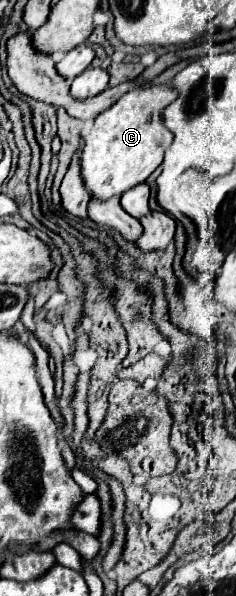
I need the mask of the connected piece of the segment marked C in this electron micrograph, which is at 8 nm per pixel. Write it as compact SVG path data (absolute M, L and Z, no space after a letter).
M152 84L126 92L114 106L100 114L84 136L80 166L84 186L100 200L122 196L132 186L144 182L162 162L164 150L172 144L172 132L162 124L164 108L176 100L172 84Z

